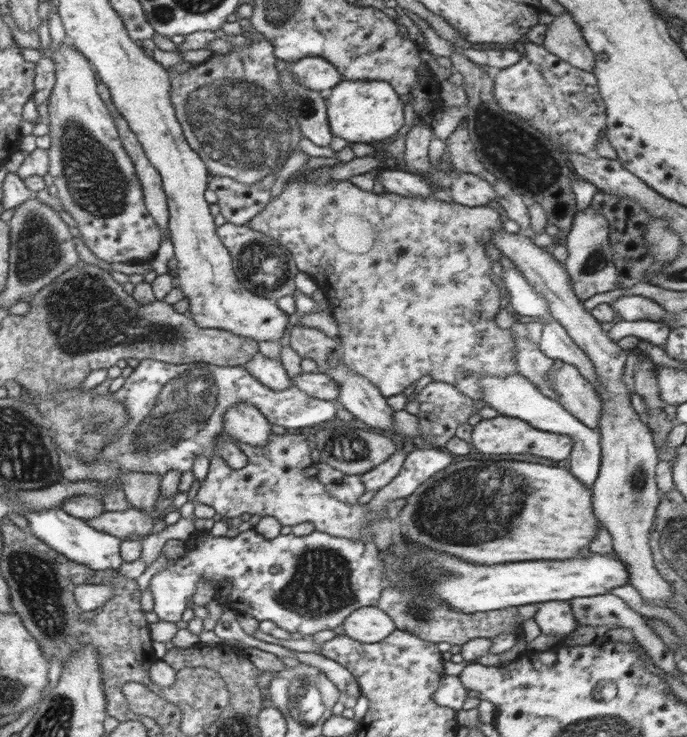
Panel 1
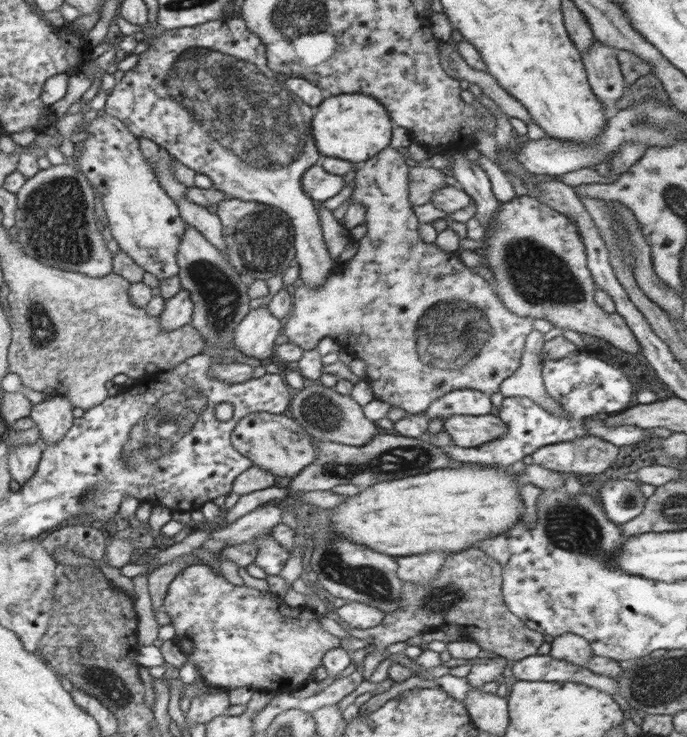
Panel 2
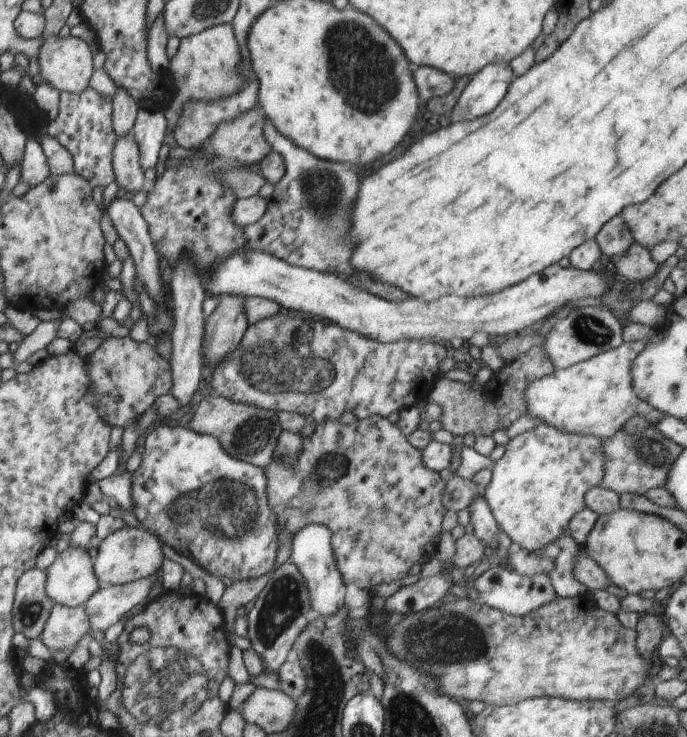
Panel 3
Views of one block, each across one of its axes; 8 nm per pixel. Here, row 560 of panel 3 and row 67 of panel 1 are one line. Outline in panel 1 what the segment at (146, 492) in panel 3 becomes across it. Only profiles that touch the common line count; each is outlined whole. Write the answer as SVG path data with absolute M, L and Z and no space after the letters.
M260 38L259 42L229 41L234 44L232 52L214 53L208 61L194 65L187 72L172 73L170 100L185 140L205 162L210 176L227 176L251 185L267 174L278 172L290 153L300 151L303 135L296 117L289 115L289 109L284 105L272 43L266 38Z

